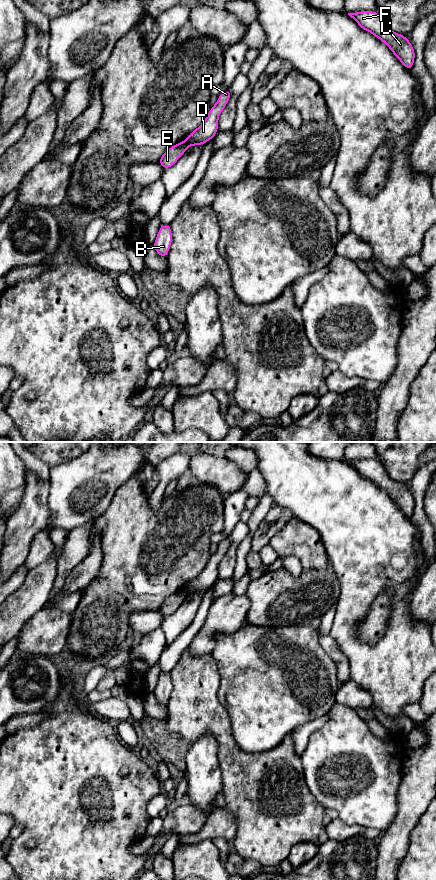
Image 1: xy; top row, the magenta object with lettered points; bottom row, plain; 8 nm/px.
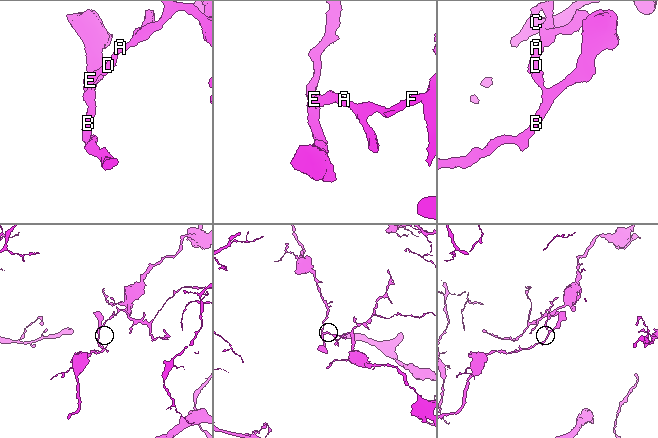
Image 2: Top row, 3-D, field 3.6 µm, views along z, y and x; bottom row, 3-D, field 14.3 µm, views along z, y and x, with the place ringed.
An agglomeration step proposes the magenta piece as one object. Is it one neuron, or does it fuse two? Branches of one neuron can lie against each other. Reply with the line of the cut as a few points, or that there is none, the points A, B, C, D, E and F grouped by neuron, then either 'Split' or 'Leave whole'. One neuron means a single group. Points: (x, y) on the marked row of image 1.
Split along xy (184, 141), (187, 146). Groups: A C D F / B E. Split

